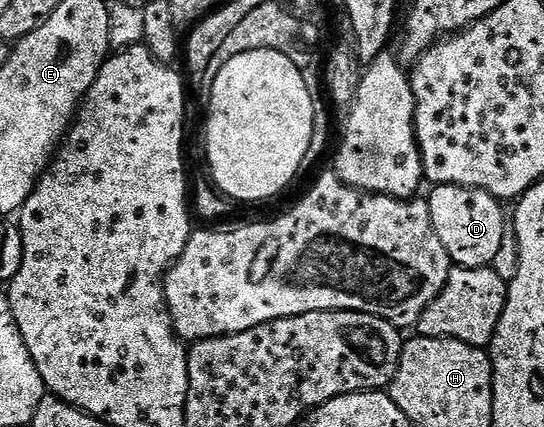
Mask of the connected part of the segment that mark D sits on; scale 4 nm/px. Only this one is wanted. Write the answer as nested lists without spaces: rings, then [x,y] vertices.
[[[438,185],[426,197],[430,207],[430,219],[434,223],[434,231],[438,231],[438,239],[442,239],[442,247],[450,255],[453,266],[461,269],[487,269],[492,260],[502,251],[504,234],[505,206],[494,195],[474,187],[458,187],[457,185]]]

